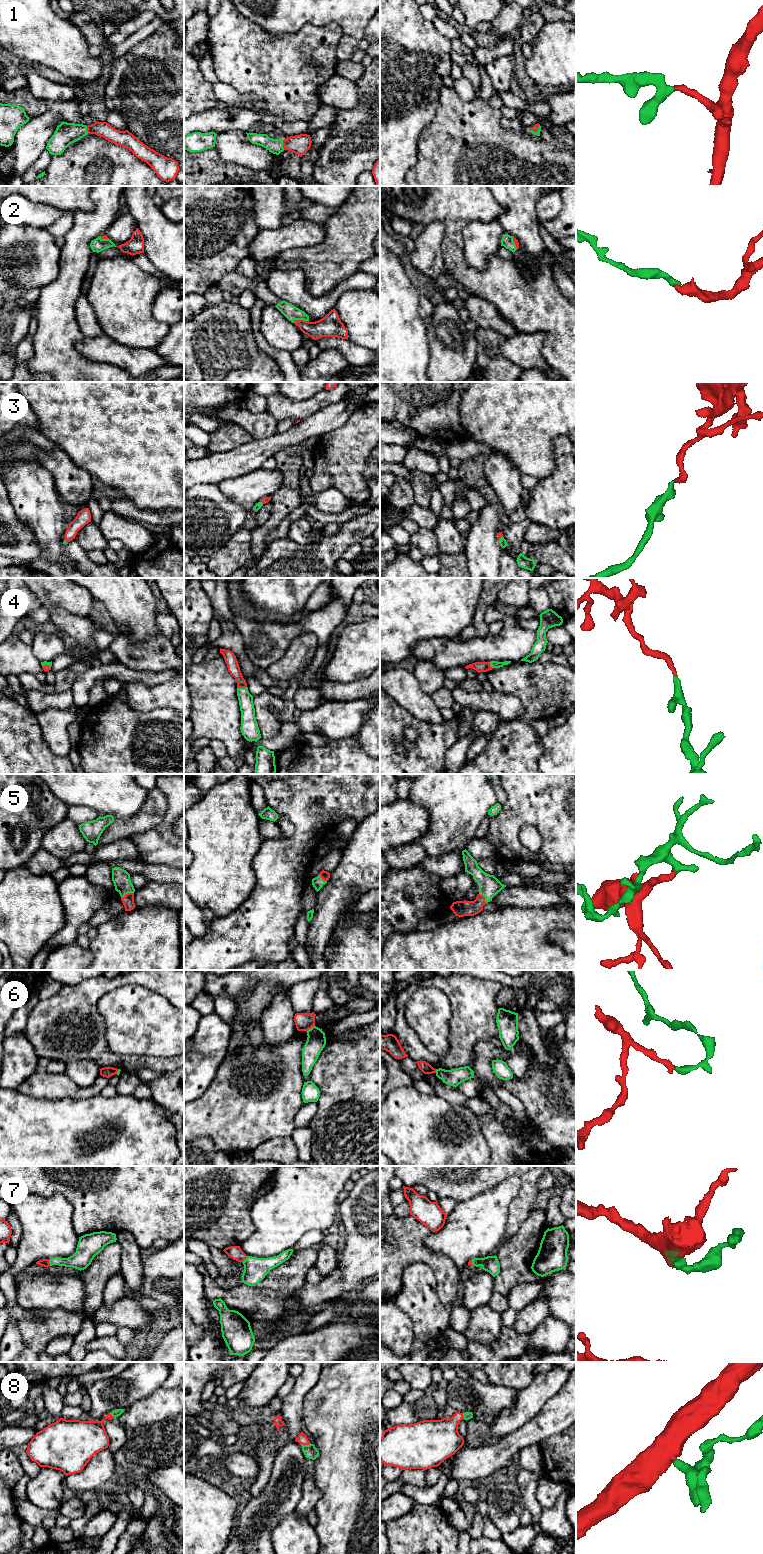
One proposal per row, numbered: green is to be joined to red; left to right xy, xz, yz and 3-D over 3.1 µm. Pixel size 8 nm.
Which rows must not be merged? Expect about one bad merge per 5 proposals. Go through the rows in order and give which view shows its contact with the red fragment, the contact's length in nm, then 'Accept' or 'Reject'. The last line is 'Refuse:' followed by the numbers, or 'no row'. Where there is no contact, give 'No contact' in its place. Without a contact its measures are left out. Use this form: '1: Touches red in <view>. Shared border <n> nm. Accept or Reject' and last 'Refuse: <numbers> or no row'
1: Touches red in xz. Shared border 80 nm. Accept
2: Touches red in xz. Shared border 130 nm. Accept
3: Touches red in yz. Shared border 60 nm. Accept
4: Touches red in xz. Shared border 80 nm. Accept
5: Touches red in xy. Shared border 120 nm. Accept
6: Touches red in xz. Shared border 90 nm. Reject
7: Touches red in xz. Shared border 70 nm. Accept
8: Touches red in xz. Shared border 70 nm. Accept
Refuse: 6

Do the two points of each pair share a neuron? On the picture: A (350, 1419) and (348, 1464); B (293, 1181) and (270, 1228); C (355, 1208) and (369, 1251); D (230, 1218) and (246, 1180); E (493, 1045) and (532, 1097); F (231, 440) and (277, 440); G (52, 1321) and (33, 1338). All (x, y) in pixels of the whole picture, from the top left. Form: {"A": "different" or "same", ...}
{"A": "same", "B": "same", "C": "same", "D": "same", "E": "same", "F": "different", "G": "same"}

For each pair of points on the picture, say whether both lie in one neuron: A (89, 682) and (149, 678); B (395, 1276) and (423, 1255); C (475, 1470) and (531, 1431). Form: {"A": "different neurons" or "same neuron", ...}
{"A": "same neuron", "B": "same neuron", "C": "same neuron"}

